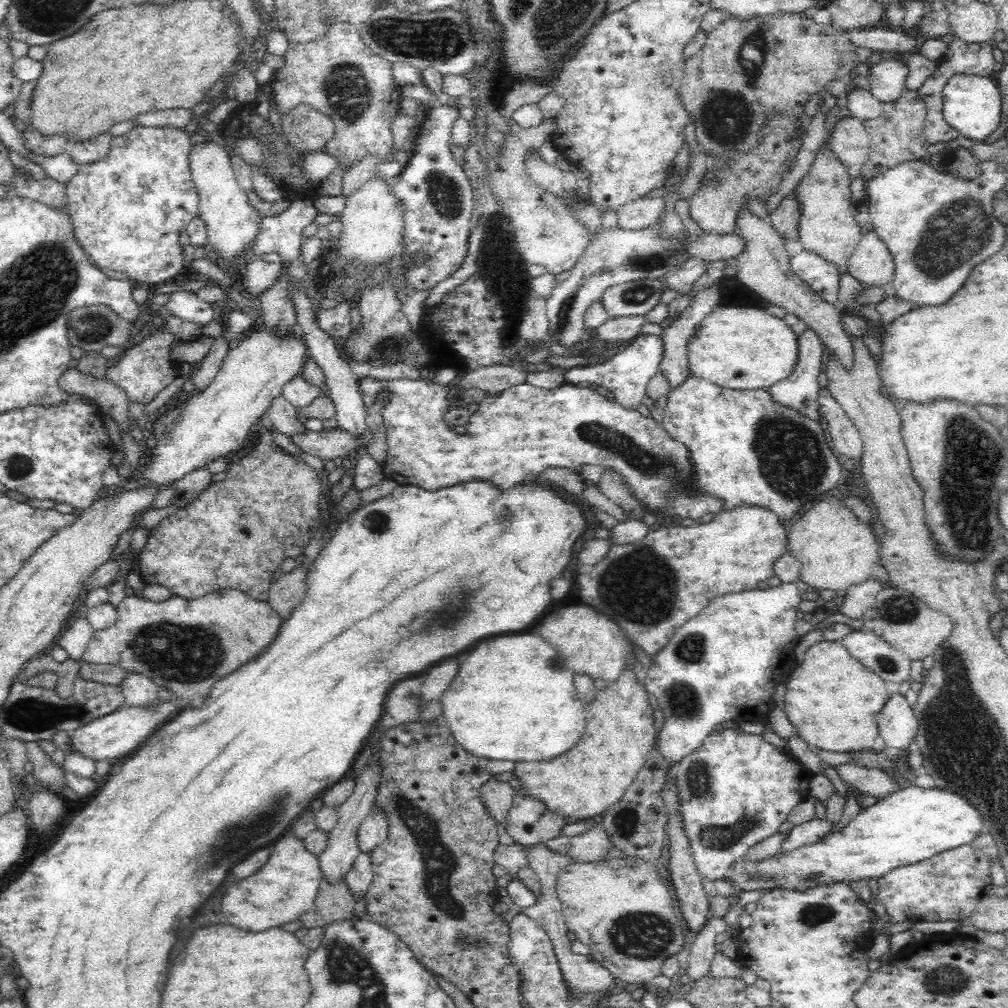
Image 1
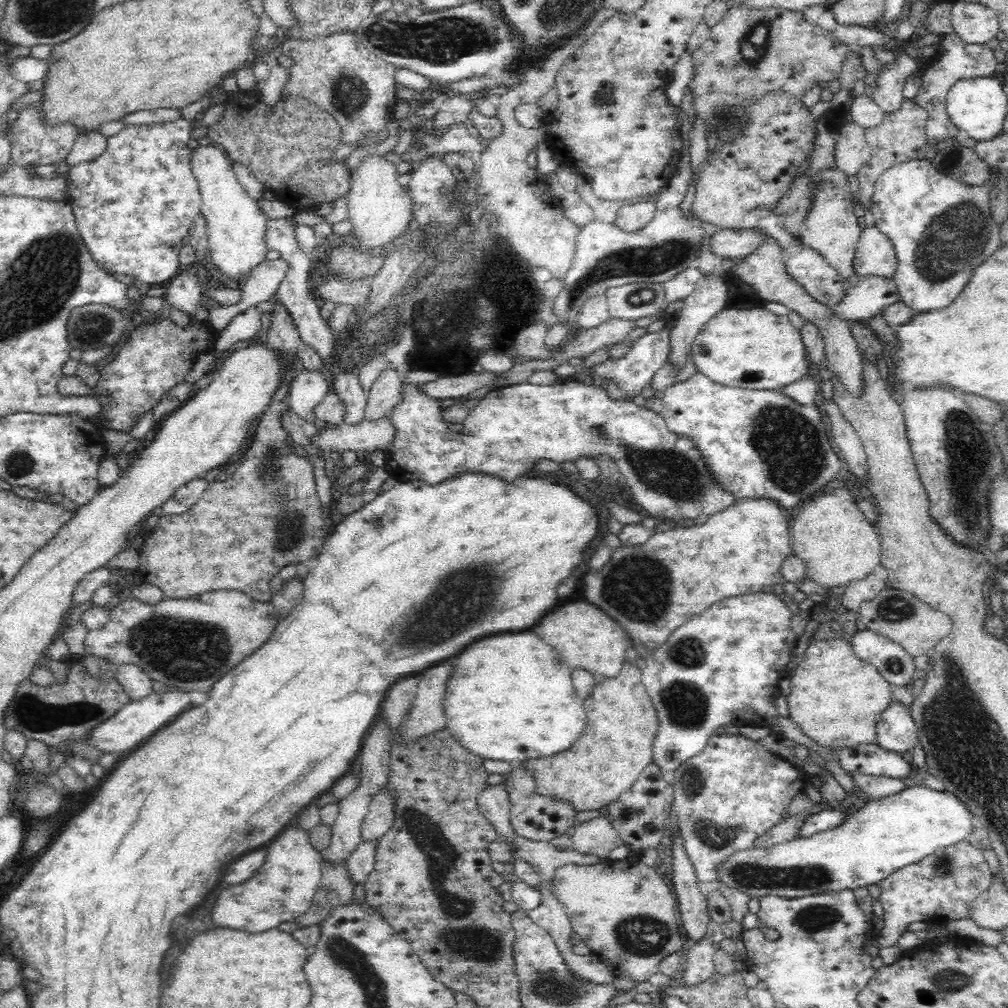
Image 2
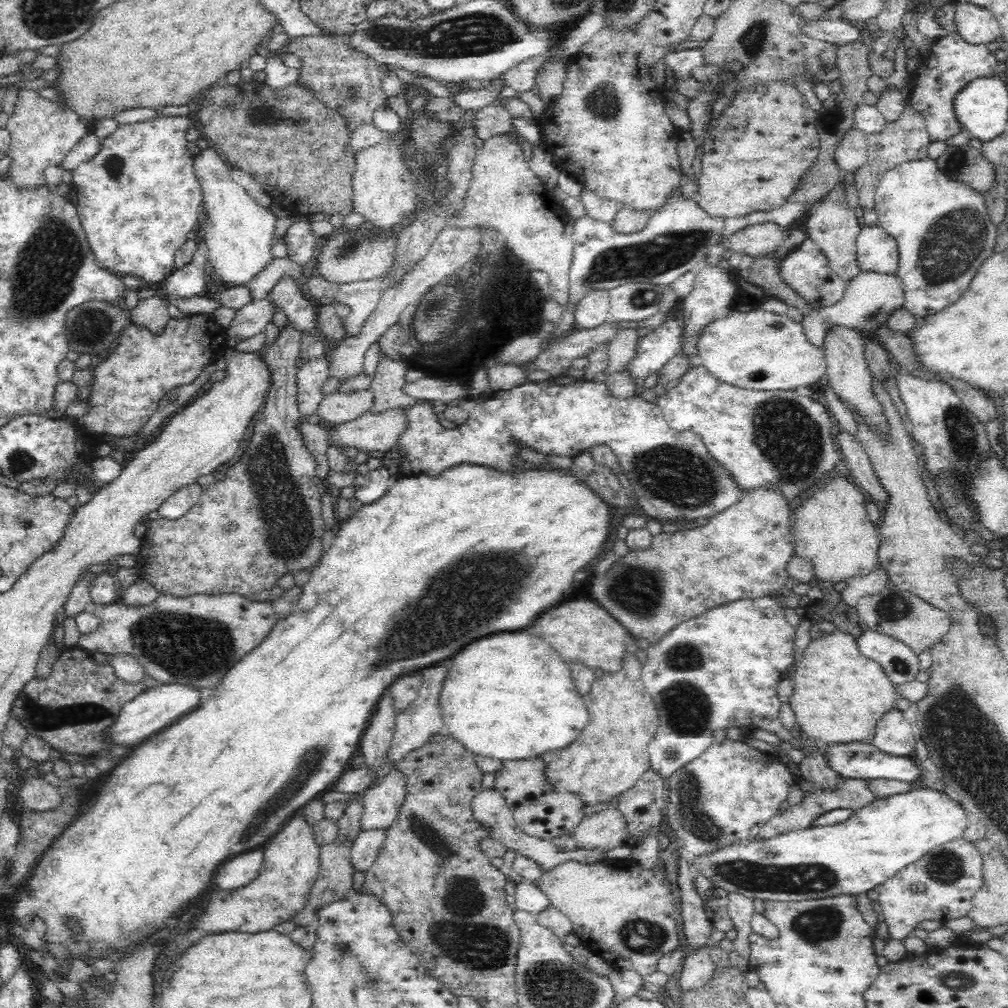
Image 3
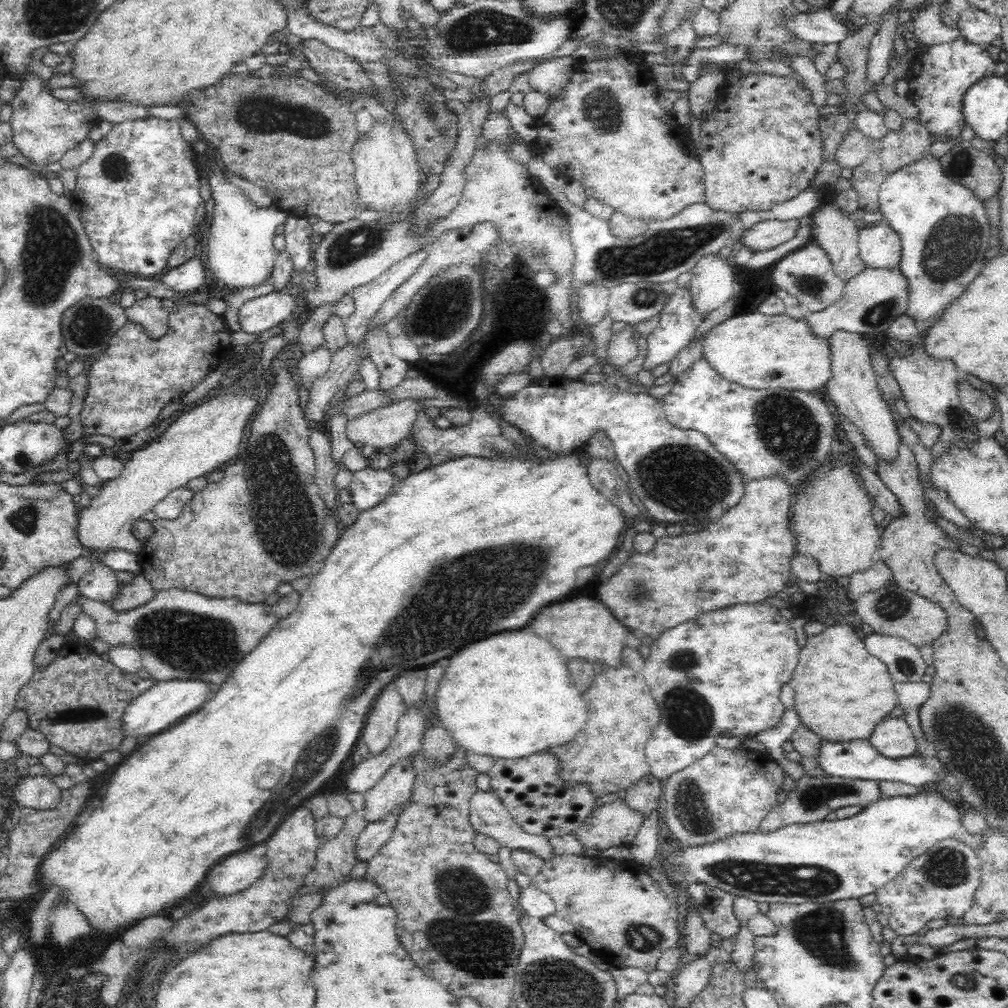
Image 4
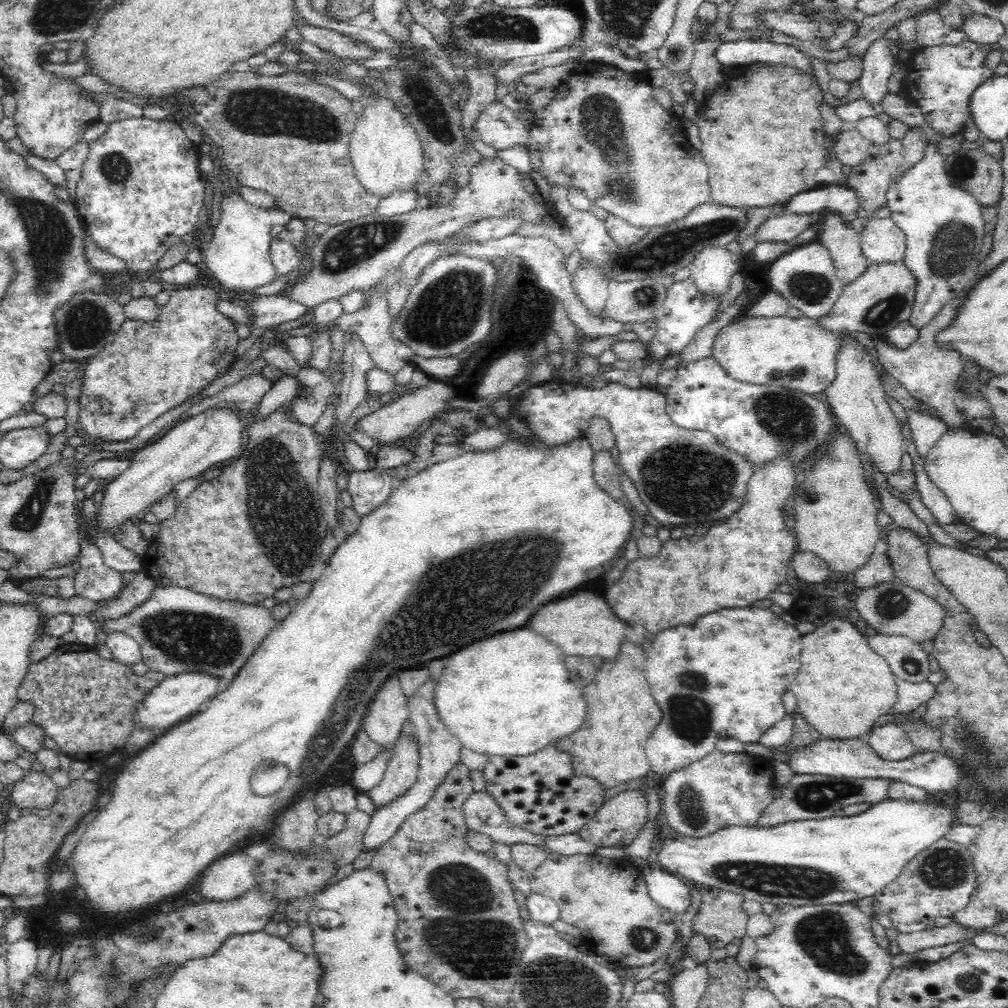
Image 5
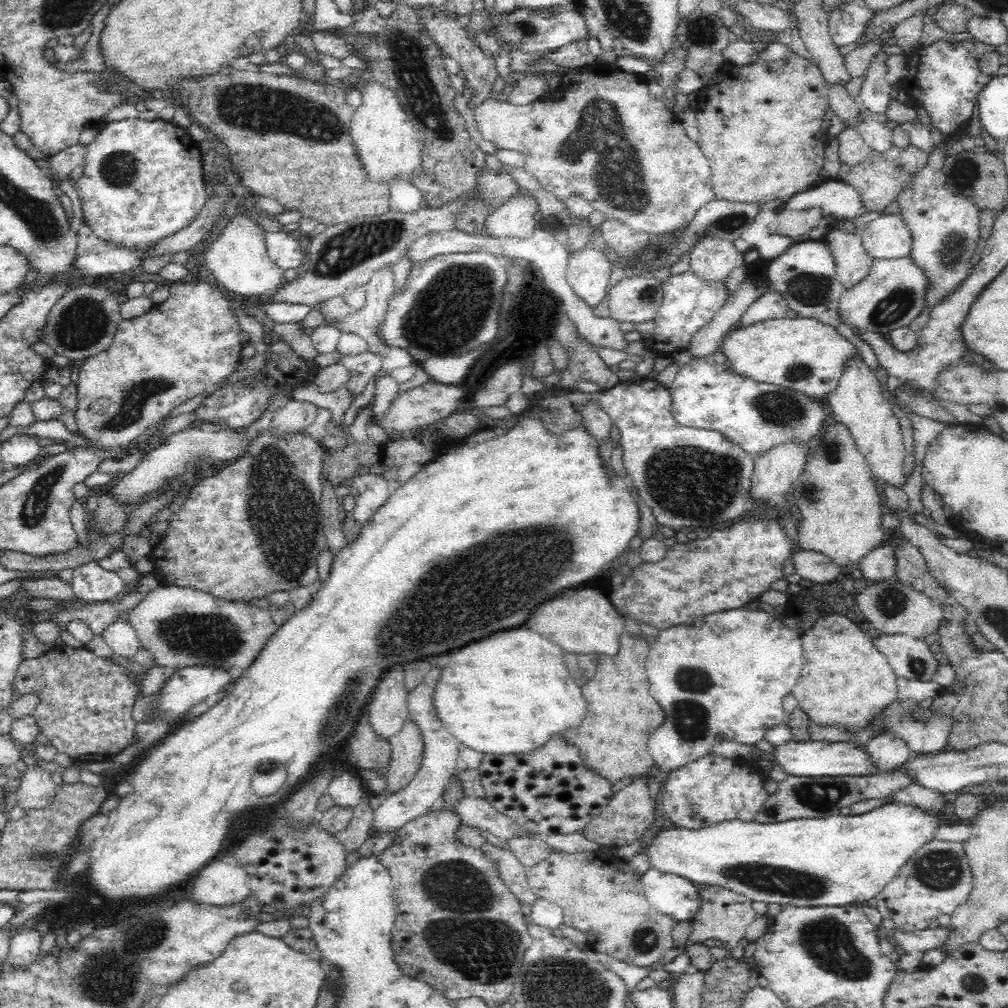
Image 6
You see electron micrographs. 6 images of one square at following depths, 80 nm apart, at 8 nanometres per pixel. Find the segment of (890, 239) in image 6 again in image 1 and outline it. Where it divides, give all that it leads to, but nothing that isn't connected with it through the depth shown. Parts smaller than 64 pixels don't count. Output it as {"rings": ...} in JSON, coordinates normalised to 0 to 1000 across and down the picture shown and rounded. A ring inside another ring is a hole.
{"rings":[[[859,230],[841,258],[841,271],[855,283],[886,280],[887,255],[869,230]]]}

